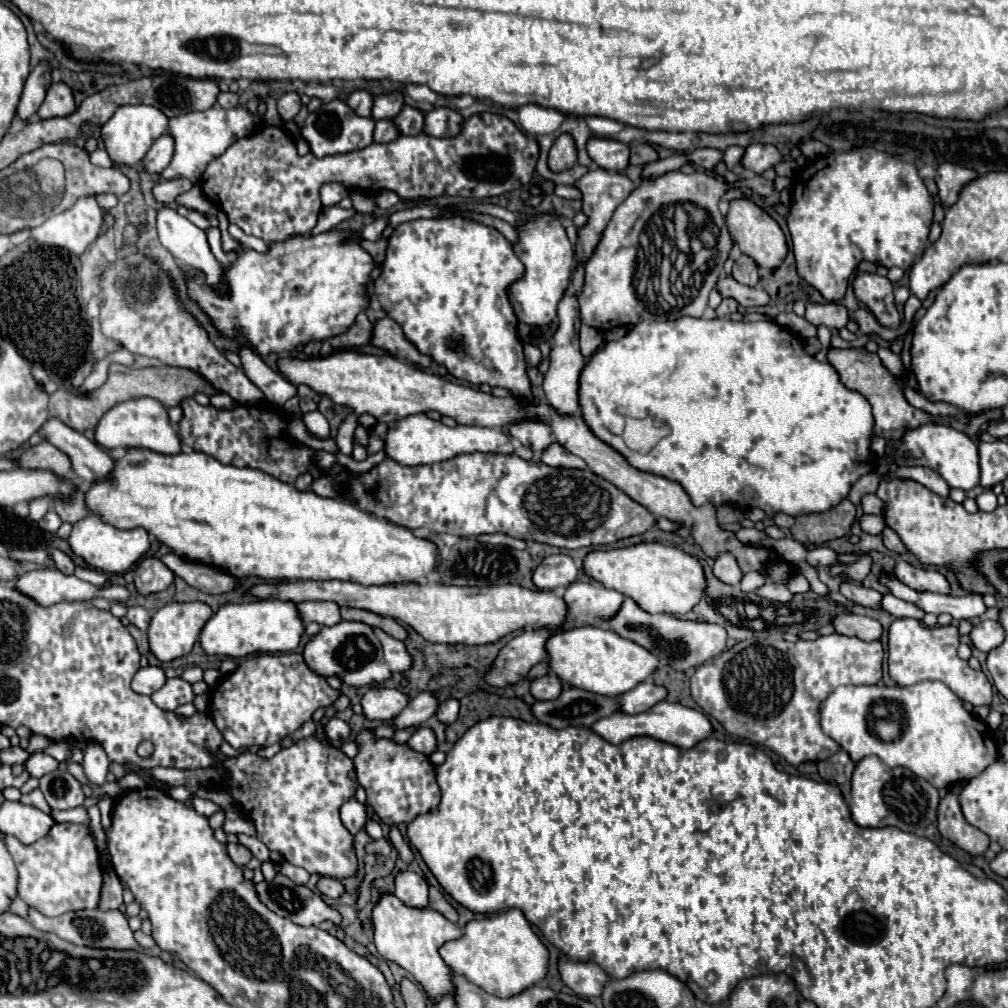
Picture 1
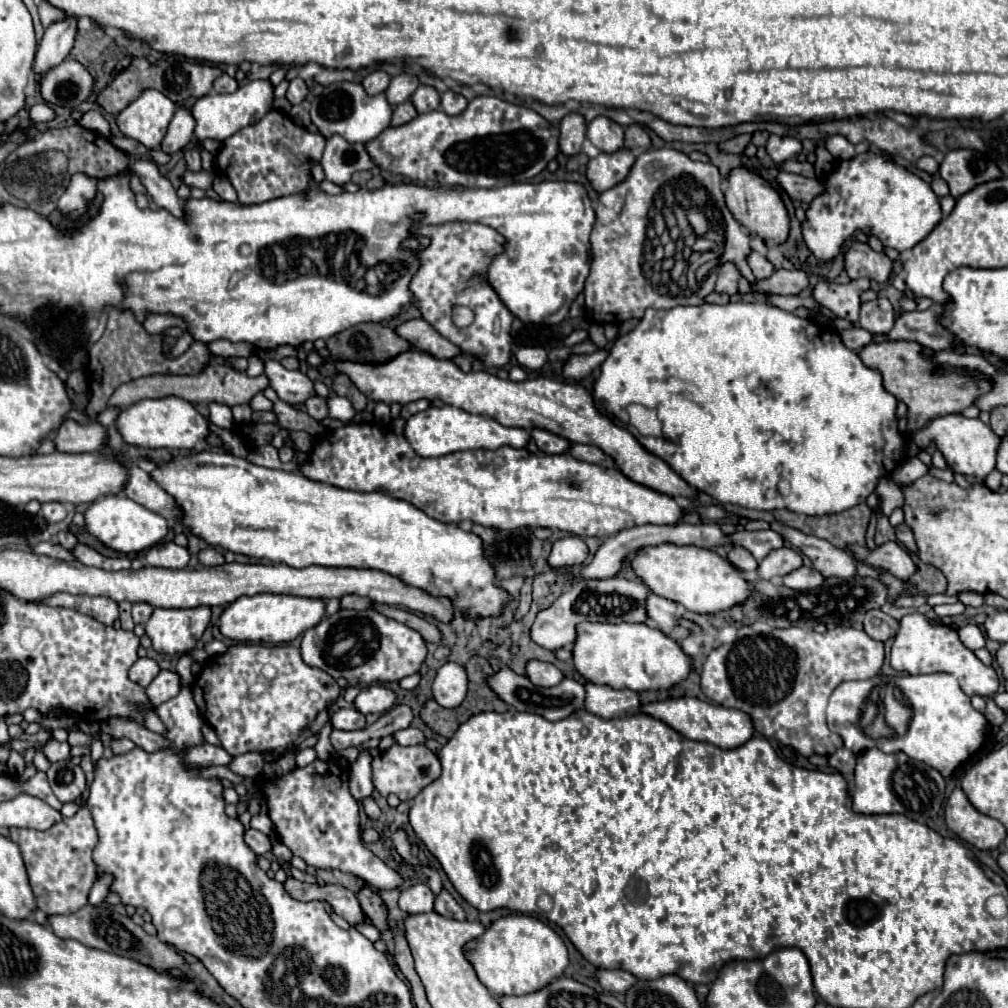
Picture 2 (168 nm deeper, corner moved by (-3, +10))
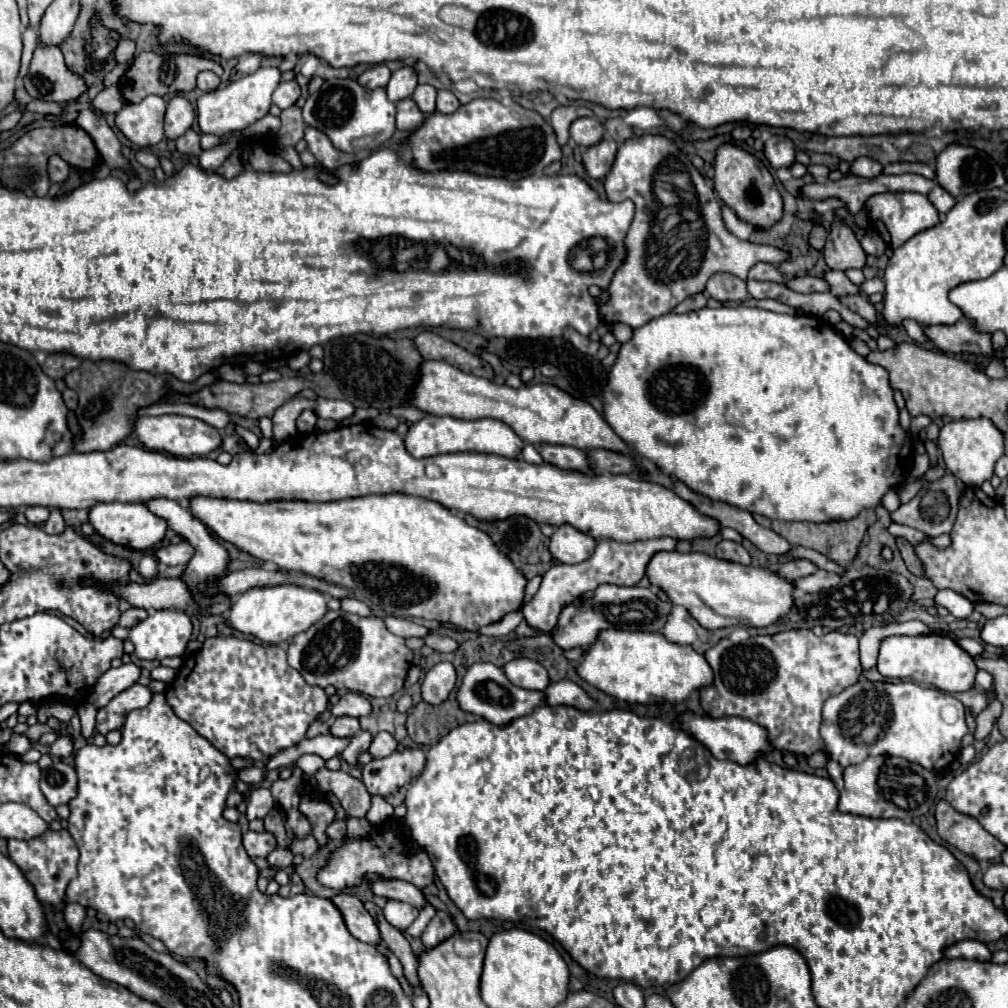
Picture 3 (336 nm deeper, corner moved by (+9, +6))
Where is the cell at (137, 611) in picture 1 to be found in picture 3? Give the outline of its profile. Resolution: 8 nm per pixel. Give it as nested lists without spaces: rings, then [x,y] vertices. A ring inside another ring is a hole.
[[[132,607],[132,609],[128,609],[128,611],[124,611],[122,615],[120,615],[120,627],[124,627],[124,629],[130,629],[130,627],[134,627],[138,621],[142,621],[142,619],[146,619],[148,617],[148,611],[146,609],[138,609],[138,607]]]

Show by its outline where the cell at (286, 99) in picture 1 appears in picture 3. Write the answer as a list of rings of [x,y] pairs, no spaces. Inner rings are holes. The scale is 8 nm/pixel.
[[[282,81],[278,85],[278,89],[274,91],[274,95],[272,95],[272,101],[280,109],[288,109],[288,107],[292,107],[298,101],[298,97],[300,97],[298,83],[296,81]]]

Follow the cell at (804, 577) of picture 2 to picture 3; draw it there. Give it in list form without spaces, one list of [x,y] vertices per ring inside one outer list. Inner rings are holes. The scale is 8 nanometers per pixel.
[[[818,569],[814,575],[794,581],[794,585],[798,589],[802,589],[802,591],[824,591],[824,589],[832,589],[834,585],[838,585],[840,579],[842,577],[838,573],[830,573],[830,571]]]

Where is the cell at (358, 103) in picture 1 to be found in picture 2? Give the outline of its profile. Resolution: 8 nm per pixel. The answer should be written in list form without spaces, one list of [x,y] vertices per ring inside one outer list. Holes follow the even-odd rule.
[[[374,71],[374,73],[370,73],[368,77],[364,77],[362,87],[366,89],[366,93],[378,95],[378,93],[384,93],[384,91],[386,91],[388,83],[390,83],[390,77],[388,77],[384,71]]]

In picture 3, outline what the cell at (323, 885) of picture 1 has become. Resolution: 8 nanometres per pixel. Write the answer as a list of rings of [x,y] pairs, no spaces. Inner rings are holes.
[[[368,901],[368,903],[364,903],[364,905],[366,905],[368,913],[374,917],[376,925],[378,925],[378,929],[380,929],[380,935],[382,935],[384,945],[386,945],[386,947],[400,959],[400,963],[404,965],[404,973],[406,973],[408,983],[410,983],[410,985],[418,985],[418,975],[416,975],[416,971],[418,971],[418,959],[416,959],[416,955],[414,955],[414,951],[412,951],[408,939],[402,935],[402,931],[394,929],[394,927],[384,919],[384,913],[382,913],[382,909],[380,909],[376,903]]]

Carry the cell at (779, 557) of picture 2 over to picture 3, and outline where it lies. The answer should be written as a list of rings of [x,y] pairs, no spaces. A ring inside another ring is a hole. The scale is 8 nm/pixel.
[[[790,559],[790,561],[780,565],[778,573],[782,577],[786,577],[788,581],[796,581],[796,579],[808,577],[808,575],[812,575],[816,571],[818,571],[818,567],[812,561],[808,561],[808,559]]]

